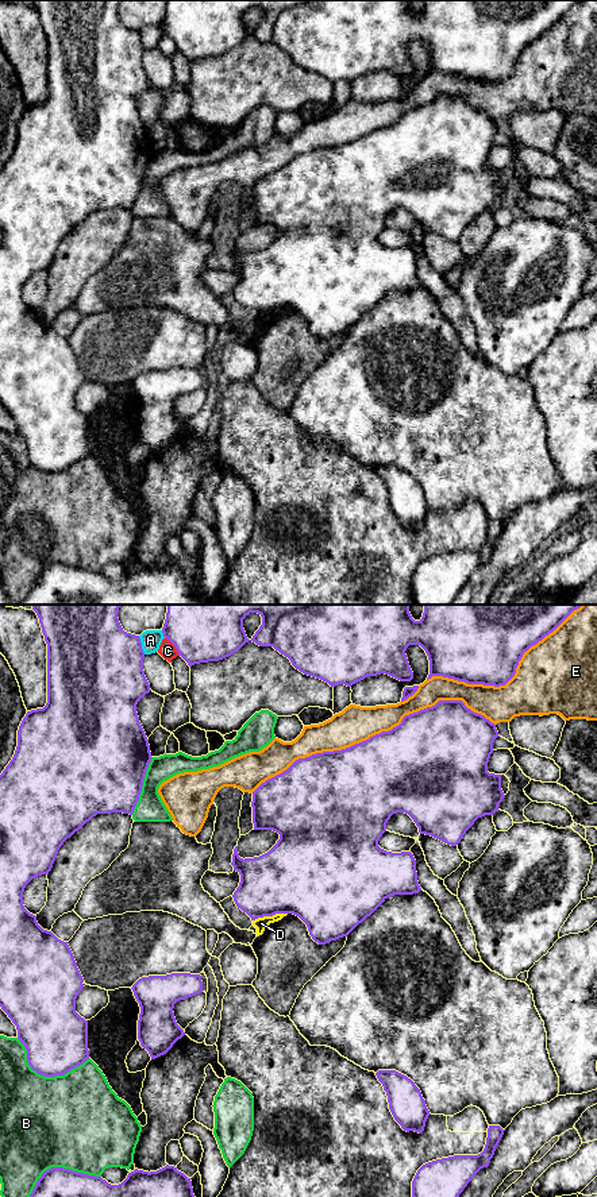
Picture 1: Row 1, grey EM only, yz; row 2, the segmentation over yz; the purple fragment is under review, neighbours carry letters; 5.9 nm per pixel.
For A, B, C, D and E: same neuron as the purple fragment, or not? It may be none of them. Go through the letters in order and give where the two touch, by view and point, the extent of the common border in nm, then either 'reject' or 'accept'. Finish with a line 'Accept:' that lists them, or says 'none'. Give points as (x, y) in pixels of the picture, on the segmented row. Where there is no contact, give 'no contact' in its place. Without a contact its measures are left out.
A: yz (141, 645) | 120 nm | reject
B: yz (46, 1076) | 460 nm | reject
C: yz (174, 645) | 140 nm | reject
D: yz (269, 915) | 220 nm | reject
E: yz (373, 736) | 1500 nm | reject
Accept: none

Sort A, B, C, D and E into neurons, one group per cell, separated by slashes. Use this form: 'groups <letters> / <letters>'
groups A / B / C / D / E

